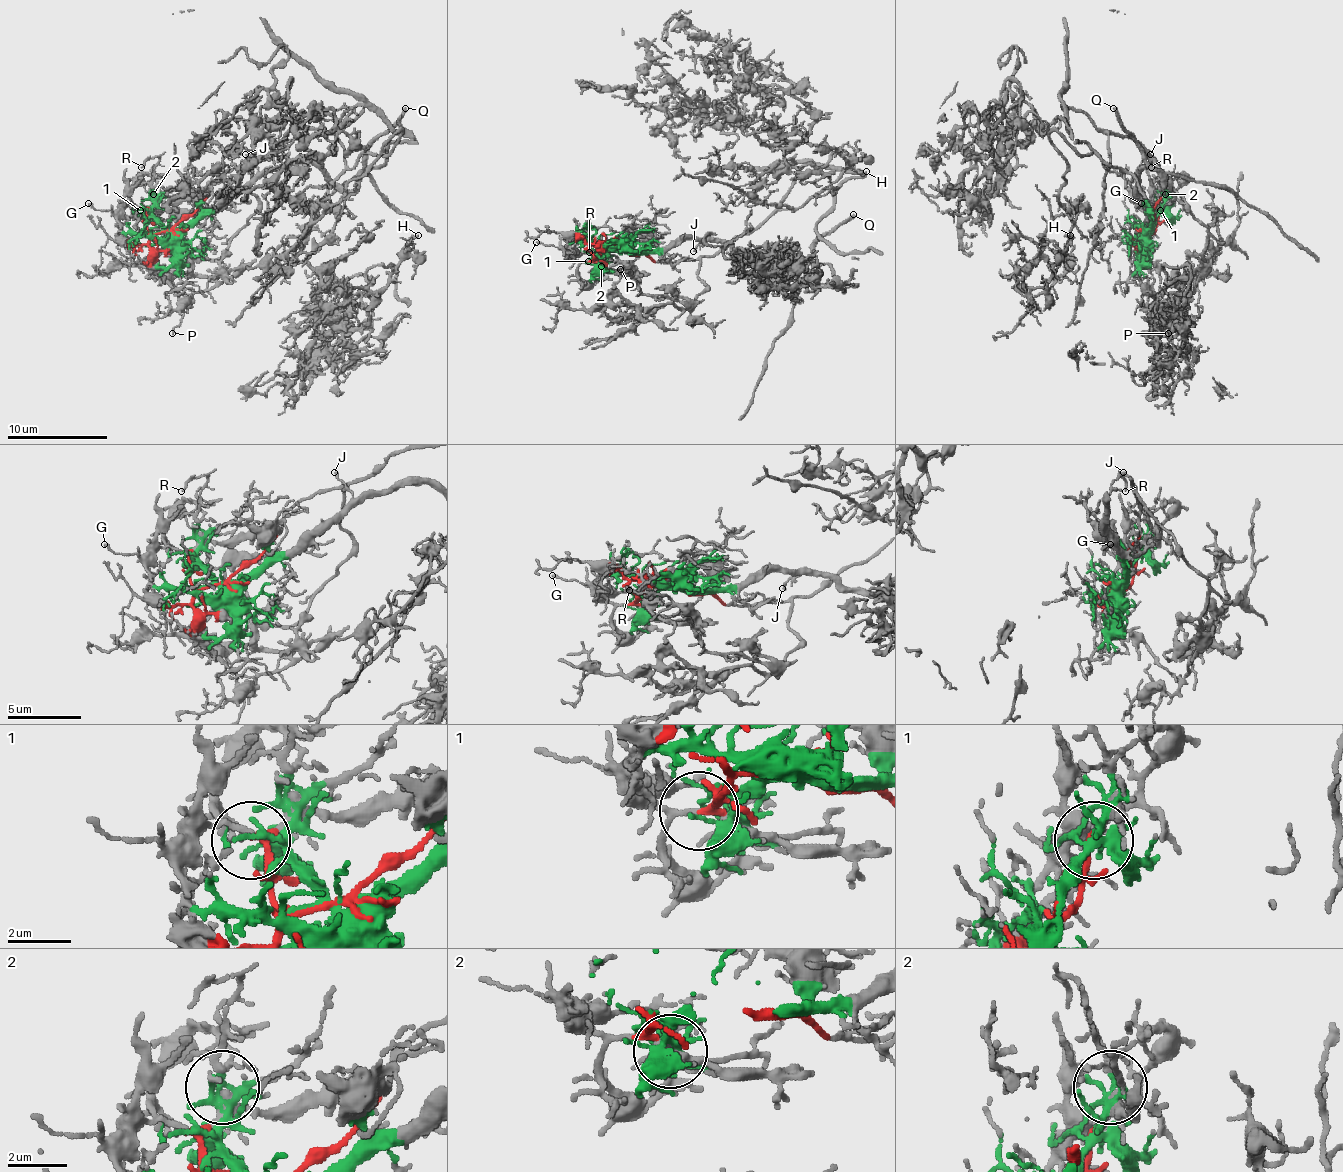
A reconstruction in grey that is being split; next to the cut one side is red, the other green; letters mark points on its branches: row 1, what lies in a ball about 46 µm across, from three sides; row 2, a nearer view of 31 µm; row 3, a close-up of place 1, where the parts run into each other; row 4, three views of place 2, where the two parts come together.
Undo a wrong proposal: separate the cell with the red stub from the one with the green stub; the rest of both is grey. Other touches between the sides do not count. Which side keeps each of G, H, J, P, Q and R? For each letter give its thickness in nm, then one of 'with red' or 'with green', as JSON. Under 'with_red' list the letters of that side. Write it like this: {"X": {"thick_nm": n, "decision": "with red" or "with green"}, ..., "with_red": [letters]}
{"G": {"thick_nm": 140, "decision": "with red"}, "H": {"thick_nm": 160, "decision": "with red"}, "J": {"thick_nm": 160, "decision": "with green"}, "P": {"thick_nm": 130, "decision": "with red"}, "Q": {"thick_nm": 260, "decision": "with green"}, "R": {"thick_nm": 140, "decision": "with green"}, "with_red": ["G", "H", "P"]}

